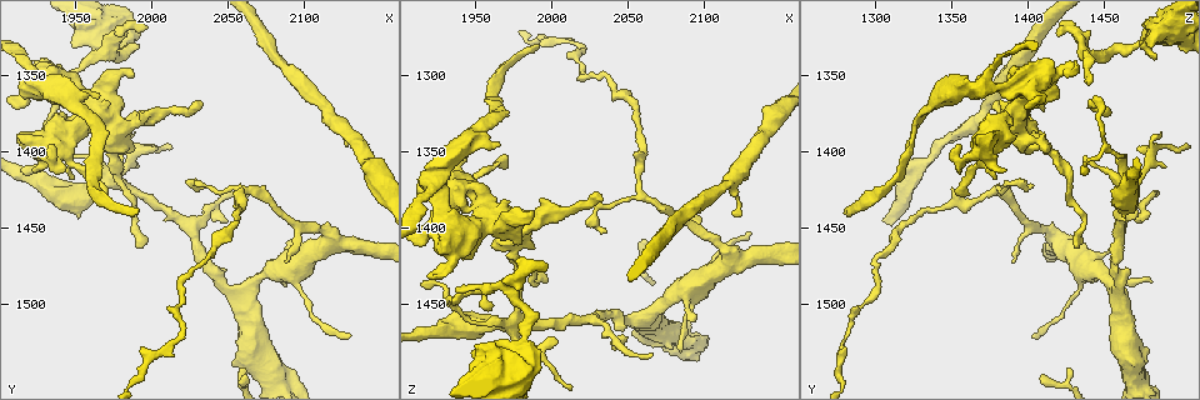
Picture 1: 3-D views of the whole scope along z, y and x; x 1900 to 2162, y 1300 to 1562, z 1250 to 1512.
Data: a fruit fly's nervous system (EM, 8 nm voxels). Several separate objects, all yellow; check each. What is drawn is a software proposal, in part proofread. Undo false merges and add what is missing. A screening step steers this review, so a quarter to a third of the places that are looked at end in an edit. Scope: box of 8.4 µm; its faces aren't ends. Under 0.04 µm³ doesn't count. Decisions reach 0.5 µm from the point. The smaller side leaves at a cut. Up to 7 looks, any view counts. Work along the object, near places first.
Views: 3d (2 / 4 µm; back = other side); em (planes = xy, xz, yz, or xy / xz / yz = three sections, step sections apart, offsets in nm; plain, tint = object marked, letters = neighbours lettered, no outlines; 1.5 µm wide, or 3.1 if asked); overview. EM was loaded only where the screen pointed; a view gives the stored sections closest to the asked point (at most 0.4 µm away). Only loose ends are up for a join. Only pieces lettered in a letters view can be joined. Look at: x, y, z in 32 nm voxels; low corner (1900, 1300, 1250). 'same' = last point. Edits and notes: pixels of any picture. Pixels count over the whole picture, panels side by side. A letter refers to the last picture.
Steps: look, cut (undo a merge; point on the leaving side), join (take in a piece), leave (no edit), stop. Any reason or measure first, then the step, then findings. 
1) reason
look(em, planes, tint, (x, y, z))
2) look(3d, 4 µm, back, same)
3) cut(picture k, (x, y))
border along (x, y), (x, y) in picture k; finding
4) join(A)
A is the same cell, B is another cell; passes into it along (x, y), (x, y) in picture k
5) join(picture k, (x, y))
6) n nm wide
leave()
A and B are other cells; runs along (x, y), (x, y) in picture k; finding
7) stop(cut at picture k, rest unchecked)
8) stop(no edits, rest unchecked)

branch stops here
look(3d, 4 µm, (1920, 1412, 1380))

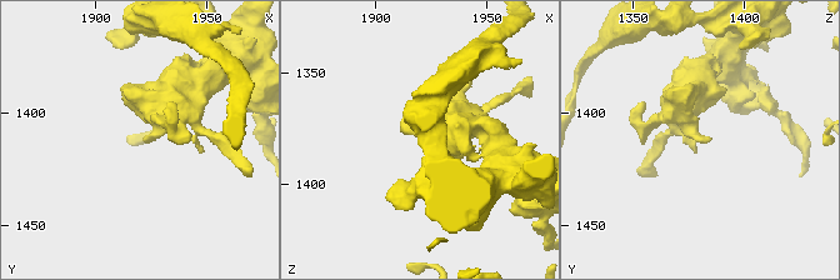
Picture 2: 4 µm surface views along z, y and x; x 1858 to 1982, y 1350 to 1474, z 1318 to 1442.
shape alone is not enough
look(em, xy, step 4, letters, (1922, 1412, 1381))

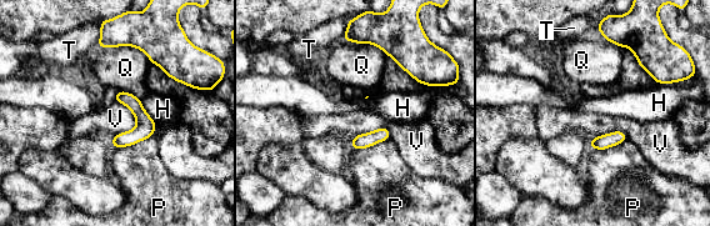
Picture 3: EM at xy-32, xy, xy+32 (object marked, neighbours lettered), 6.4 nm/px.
P touches over 300 nm
leave()
H, P, Q, T and V are other cells; runs along (123, 94), (140, 126), (115, 144) in picture 3; none of them fits

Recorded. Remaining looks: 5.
sudden change in width
look(3d, 4 µm, (1954, 1374, 1334))

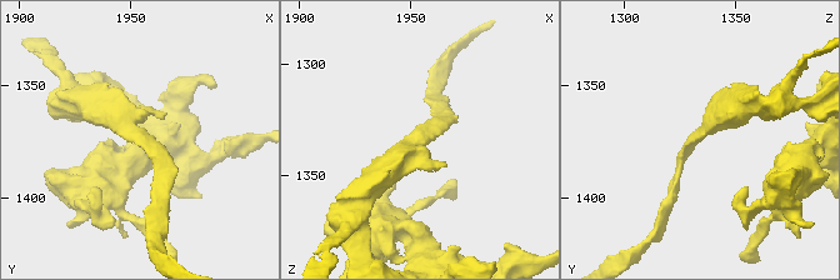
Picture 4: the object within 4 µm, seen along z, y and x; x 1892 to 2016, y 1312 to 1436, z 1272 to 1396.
shape alone is not enough
look(em, yz, step 4, tint, (1955, 1372, 1333))

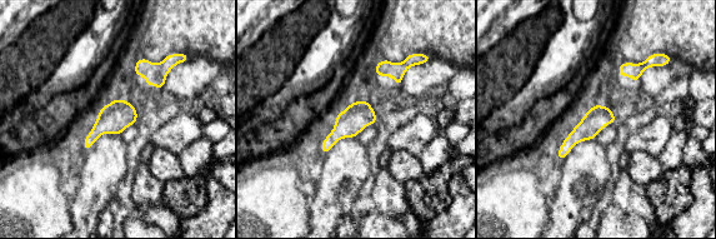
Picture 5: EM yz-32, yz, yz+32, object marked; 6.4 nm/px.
cut it another way
look(em, planes, letters, same)

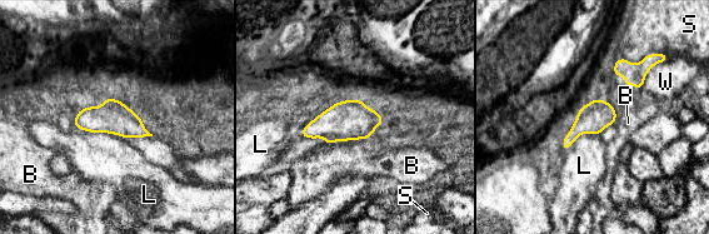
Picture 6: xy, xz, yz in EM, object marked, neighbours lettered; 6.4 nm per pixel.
200 nm wide
leave()
B, L, S and W are other cells; border along (76, 128), (108, 132), (123, 138) in picture 6; all the same neuron

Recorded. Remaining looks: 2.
a narrow waist
look(3d, 2 µm, back, (2060, 1436, 1334))

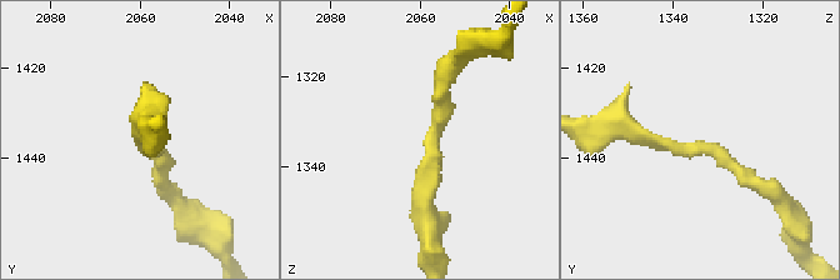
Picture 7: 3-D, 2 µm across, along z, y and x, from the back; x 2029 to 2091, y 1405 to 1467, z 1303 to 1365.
look(em, xz, step 4, letters, (2058, 1437, 1334))

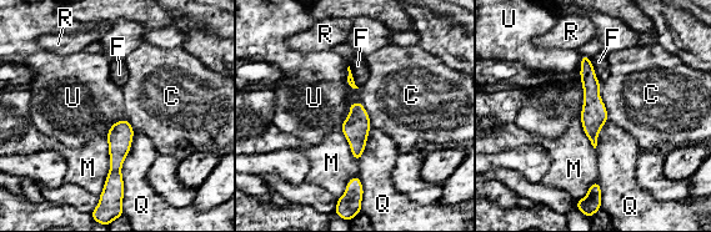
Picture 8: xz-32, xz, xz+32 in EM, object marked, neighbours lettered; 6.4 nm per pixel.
50 nm wide
leave()
C, F, M, Q, R and U are other cells; border along (589, 58), (600, 84) in picture 8; all the same neuron

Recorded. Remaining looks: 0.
stop(no edits, rest unchecked)

